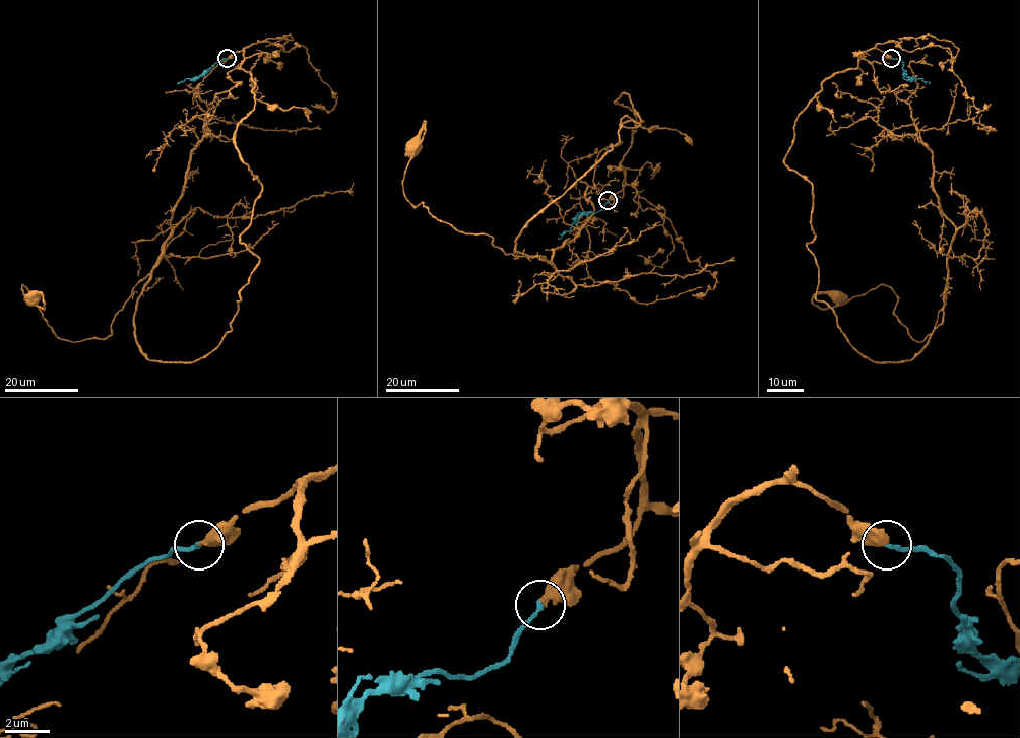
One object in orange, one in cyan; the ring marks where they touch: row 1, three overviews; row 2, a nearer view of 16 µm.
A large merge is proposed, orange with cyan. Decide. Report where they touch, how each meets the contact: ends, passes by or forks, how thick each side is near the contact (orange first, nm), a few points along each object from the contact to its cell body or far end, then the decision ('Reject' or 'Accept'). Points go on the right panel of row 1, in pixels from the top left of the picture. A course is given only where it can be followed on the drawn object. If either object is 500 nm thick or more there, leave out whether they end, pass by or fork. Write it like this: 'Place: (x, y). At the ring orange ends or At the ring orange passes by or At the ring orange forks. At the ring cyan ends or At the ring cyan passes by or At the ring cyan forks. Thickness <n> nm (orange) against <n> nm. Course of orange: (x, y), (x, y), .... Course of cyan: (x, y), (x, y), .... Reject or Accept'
Place: (891, 58). At the ring orange ends. At the ring cyan ends. Thickness 400 nm (orange) against 170 nm. Course of orange: (890, 59), (784, 159), (855, 349), (943, 321), (948, 275), (921, 342), (839, 297). Course of cyan: (891, 59), (903, 63), (903, 73), (907, 77), (921, 78), (929, 84). Accept

